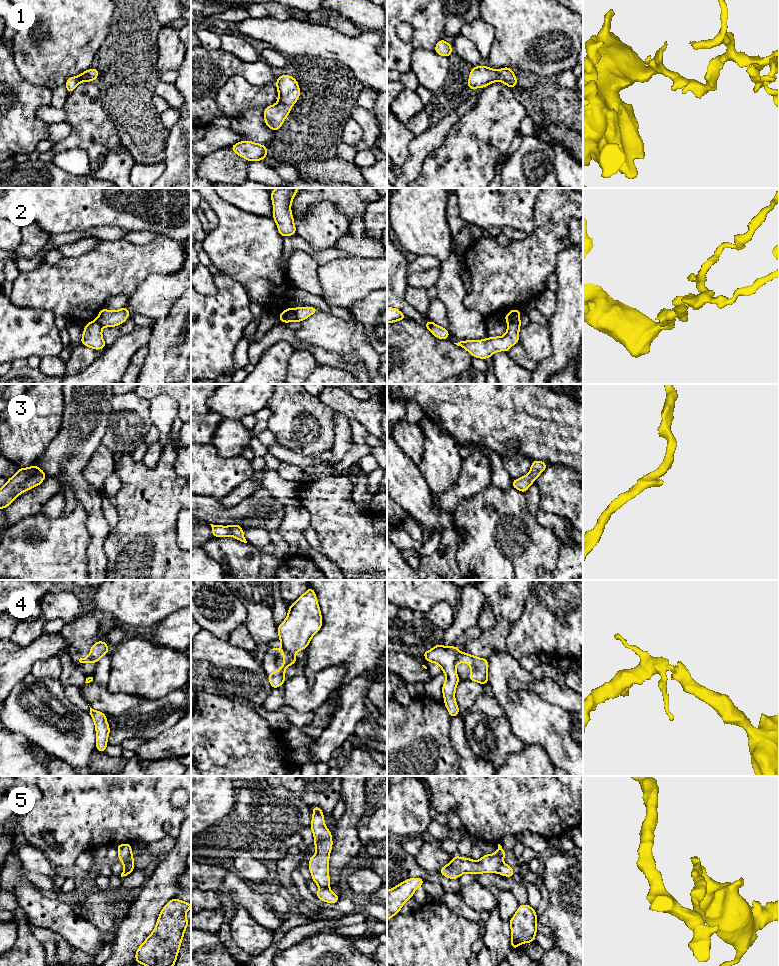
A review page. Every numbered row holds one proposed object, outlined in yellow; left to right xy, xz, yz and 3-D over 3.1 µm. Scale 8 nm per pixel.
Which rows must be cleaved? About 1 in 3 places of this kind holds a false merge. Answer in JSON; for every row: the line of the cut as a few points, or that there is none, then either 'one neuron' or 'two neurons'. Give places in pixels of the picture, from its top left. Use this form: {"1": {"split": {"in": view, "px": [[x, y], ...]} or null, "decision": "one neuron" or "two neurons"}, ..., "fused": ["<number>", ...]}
{"1": {"split": null, "decision": "one neuron"}, "2": {"split": {"in": "xz", "px": [[294, 308], [297, 320]]}, "decision": "two neurons"}, "3": {"split": null, "decision": "one neuron"}, "4": {"split": {"in": "xz", "px": [[281, 647], [293, 656]]}, "decision": "two neurons"}, "5": {"split": {"in": "xz", "px": [[328, 886], [319, 888]]}, "decision": "two neurons"}, "fused": ["2", "4", "5"]}

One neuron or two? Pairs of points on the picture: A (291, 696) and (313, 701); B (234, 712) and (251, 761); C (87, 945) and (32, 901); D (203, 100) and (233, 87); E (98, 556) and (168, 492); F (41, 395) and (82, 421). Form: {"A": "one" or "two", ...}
{"A": "one", "B": "one", "C": "one", "D": "two", "E": "two", "F": "two"}

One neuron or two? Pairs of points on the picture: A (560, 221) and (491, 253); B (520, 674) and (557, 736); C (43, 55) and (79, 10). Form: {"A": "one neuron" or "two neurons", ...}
{"A": "one neuron", "B": "one neuron", "C": "one neuron"}

